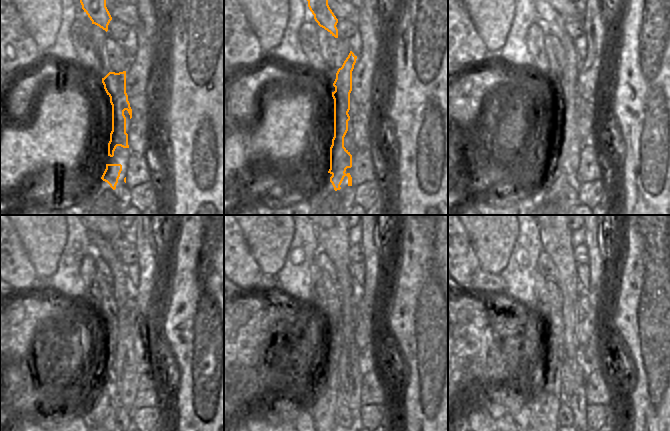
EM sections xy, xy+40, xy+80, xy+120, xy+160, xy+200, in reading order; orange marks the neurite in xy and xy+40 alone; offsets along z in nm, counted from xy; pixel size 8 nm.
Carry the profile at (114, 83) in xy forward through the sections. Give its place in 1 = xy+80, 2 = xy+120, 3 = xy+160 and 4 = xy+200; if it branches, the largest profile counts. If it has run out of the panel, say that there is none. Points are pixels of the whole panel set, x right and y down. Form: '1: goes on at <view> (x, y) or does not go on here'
1: goes on at xy+80 (553, 23)
2: goes on at xy+120 (107, 249)
3: goes on at xy+160 (352, 398)
4: goes on at xy+200 (576, 400)

